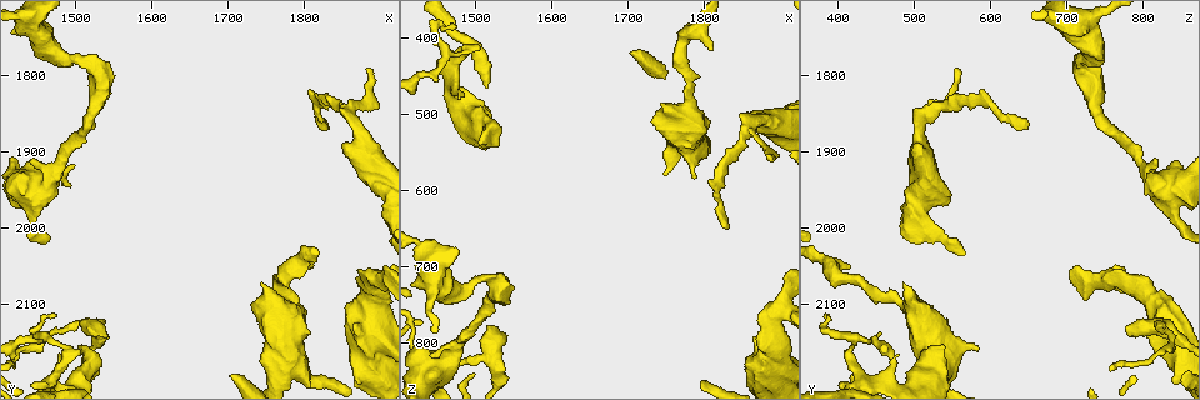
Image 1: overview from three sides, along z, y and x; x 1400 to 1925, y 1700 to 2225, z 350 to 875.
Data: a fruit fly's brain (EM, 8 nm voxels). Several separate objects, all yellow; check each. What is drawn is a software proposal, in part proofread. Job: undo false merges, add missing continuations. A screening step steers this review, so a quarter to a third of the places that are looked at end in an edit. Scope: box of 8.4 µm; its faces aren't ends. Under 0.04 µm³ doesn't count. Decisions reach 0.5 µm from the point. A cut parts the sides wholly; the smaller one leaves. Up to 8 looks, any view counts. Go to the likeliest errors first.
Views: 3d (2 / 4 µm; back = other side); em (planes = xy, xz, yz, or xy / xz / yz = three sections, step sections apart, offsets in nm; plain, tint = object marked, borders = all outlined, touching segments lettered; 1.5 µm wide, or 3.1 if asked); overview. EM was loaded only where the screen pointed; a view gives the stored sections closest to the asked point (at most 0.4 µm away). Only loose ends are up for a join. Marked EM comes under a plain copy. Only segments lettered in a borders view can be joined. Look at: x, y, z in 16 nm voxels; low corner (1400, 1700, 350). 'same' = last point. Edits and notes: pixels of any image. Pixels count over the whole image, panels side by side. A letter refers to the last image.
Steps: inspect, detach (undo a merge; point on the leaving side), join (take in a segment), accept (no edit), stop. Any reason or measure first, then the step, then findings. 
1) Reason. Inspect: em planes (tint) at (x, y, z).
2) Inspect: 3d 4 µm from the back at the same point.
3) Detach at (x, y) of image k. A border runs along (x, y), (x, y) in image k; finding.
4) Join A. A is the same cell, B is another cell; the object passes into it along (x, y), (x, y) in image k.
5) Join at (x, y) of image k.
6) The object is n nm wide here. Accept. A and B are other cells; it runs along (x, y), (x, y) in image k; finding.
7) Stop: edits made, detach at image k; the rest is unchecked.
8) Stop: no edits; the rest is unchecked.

Stops while still wide. Inspect: em planes (borders) at (1505, 2155, 535).

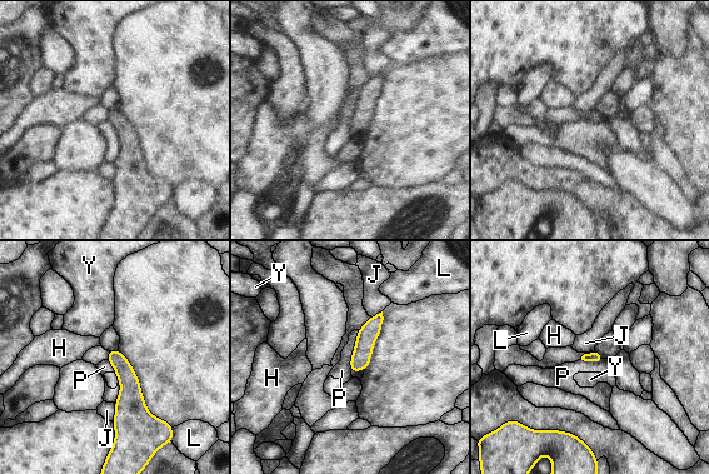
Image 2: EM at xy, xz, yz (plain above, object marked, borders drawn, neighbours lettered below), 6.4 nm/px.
Accept. H, J, L, P and Y are other cells; it runs along (379, 317), (353, 368) in image 2; no lettered segment goes on from it.

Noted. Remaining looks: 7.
Tapers out. Inspect: 3d 4 µm at (1440, 1910, 815).

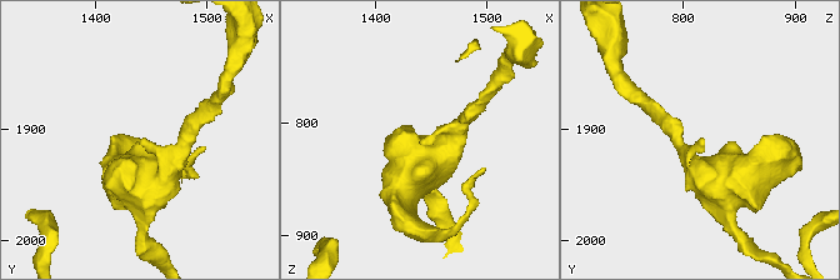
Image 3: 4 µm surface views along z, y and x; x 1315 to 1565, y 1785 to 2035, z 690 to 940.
Inspect: em planes (borders) at (1442, 1908, 816).

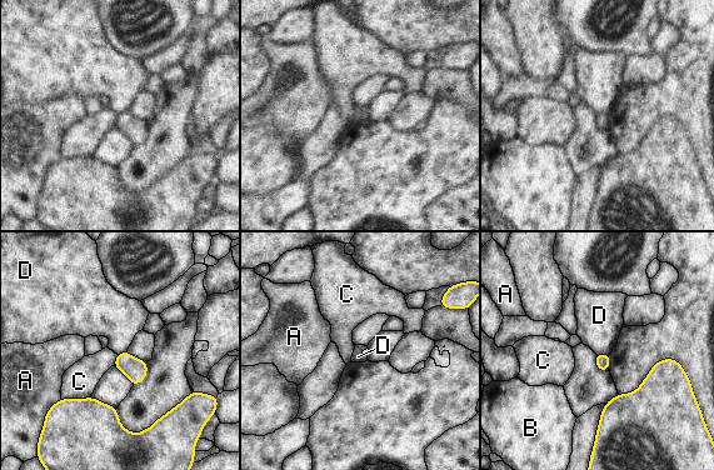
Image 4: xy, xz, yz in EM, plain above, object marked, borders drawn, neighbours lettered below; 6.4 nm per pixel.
Accept. A, B, C and D are other cells; a border runs along (608, 354), (599, 353), (597, 355) in image 4; no lettered segment goes on from it.

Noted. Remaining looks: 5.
Thin neck. Inspect: em planes (tint) at (1520, 2125, 810).

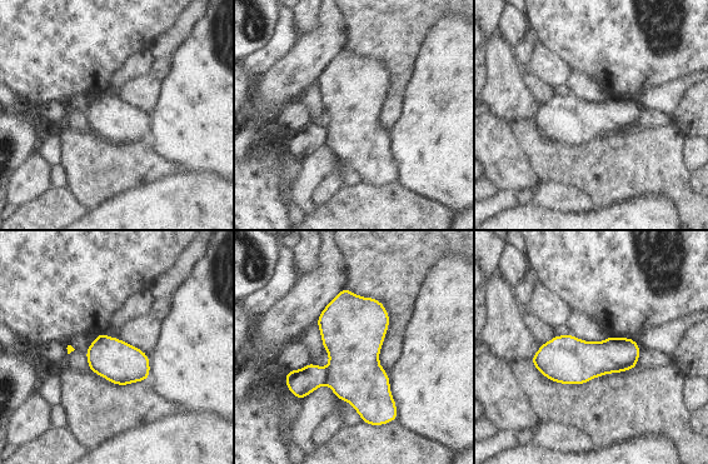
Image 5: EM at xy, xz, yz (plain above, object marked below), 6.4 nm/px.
What lies round it. Inspect: em planes (borders) at the same point.

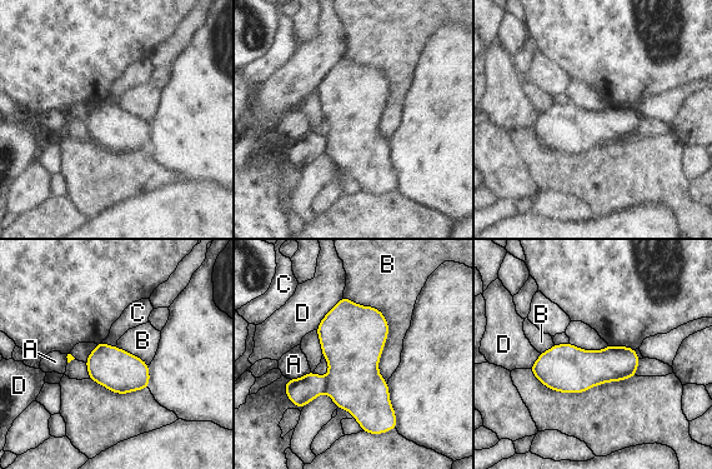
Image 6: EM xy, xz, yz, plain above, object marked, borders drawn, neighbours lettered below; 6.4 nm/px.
Detach at (300, 392) of image 6. A, B, C and D are other cells; a border runs along (326, 377), (326, 389), (324, 392) in image 6; two neurons meet here.

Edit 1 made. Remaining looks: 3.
Stop: edits made, detach at image 6; the rest is unchecked.

